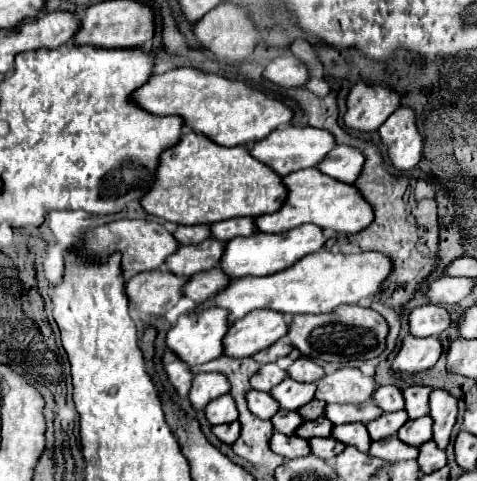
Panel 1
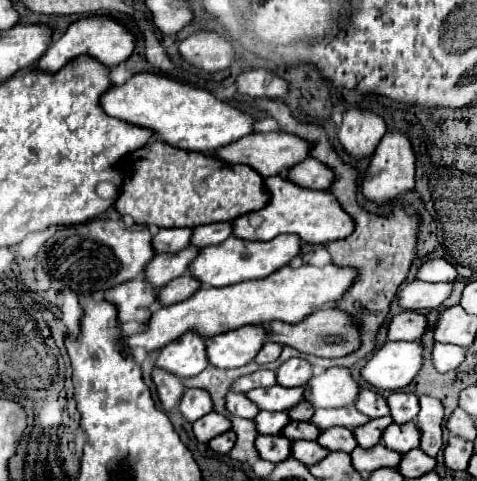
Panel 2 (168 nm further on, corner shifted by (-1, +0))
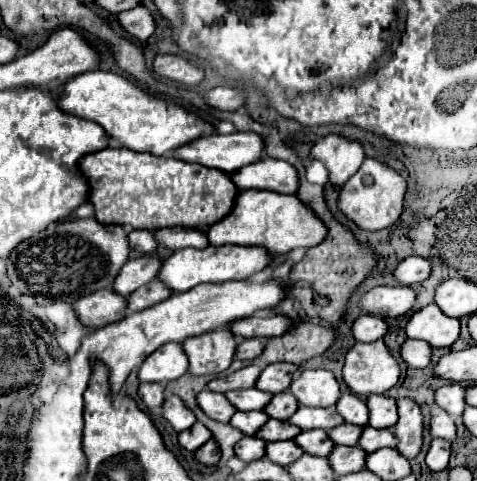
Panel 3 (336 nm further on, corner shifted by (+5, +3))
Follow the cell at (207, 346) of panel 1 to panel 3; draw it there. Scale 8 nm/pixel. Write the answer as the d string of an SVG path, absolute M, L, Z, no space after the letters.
M167 342L161 350L155 350L141 366L139 380L141 382L171 382L187 374L189 358L185 358L185 350L181 342Z

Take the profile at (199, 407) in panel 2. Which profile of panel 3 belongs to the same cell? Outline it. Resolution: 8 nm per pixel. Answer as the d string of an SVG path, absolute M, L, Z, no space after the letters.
M167 396L165 398L165 404L163 404L163 416L171 422L171 426L177 430L177 432L183 432L187 430L189 426L195 424L195 414L193 410L179 398L179 396Z

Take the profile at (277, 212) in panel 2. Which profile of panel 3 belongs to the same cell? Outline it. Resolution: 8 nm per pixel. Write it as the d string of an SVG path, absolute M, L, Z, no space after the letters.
M245 190L239 192L233 212L209 228L207 238L213 246L263 246L271 254L285 254L299 246L317 246L325 240L325 234L325 222L321 222L321 218L317 218L297 196L277 194L271 190Z

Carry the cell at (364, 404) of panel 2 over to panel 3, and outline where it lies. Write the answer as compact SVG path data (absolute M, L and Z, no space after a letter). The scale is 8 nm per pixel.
M345 392L337 402L337 412L345 418L345 422L365 426L369 422L369 408L363 398L357 398L353 392Z

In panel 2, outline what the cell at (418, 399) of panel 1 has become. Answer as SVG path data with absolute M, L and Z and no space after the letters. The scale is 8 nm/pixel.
M391 393L387 397L387 405L391 411L389 415L393 423L397 425L415 421L415 413L419 413L419 401L413 393Z

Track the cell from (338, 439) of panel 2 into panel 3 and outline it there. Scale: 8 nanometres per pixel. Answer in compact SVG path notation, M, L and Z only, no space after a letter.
M305 430L297 438L293 438L297 446L301 446L307 454L313 456L329 456L333 450L333 442L329 442L329 436L325 430Z

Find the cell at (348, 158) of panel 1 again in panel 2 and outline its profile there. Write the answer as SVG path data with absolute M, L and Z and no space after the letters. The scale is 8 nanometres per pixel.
M313 157L295 163L291 169L287 169L285 177L287 181L305 189L323 191L327 189L327 185L331 185L331 169L323 169L323 165L319 165L319 161L315 161Z

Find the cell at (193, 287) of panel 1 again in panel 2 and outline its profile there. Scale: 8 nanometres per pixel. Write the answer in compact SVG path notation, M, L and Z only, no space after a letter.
M181 275L173 279L171 283L163 285L157 293L157 303L159 305L173 305L179 303L187 297L191 297L199 289L199 281L191 281L187 275Z

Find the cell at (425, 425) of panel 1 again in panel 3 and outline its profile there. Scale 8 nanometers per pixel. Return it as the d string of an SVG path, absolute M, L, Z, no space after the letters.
M365 426L361 438L359 438L359 446L371 454L379 448L397 448L397 438L393 438L393 430L385 428L385 430L377 430L371 426Z

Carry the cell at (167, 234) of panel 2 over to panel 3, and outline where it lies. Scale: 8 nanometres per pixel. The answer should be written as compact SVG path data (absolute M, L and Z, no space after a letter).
M133 230L133 232L129 232L129 244L137 254L151 254L159 248L157 238L153 238L151 230Z

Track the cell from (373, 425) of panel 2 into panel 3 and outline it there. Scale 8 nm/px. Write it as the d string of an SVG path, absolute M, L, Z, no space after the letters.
M347 422L329 430L329 438L335 442L335 444L343 444L343 446L357 446L357 438L361 438L361 430L365 426L349 426Z

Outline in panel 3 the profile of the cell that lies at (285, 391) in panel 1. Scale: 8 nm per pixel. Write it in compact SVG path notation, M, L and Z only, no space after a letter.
M247 388L247 390L231 390L225 394L229 398L229 402L237 408L237 410L243 410L243 412L249 412L249 410L263 410L269 400L273 398L269 392L263 392L263 390L255 390L255 388Z

